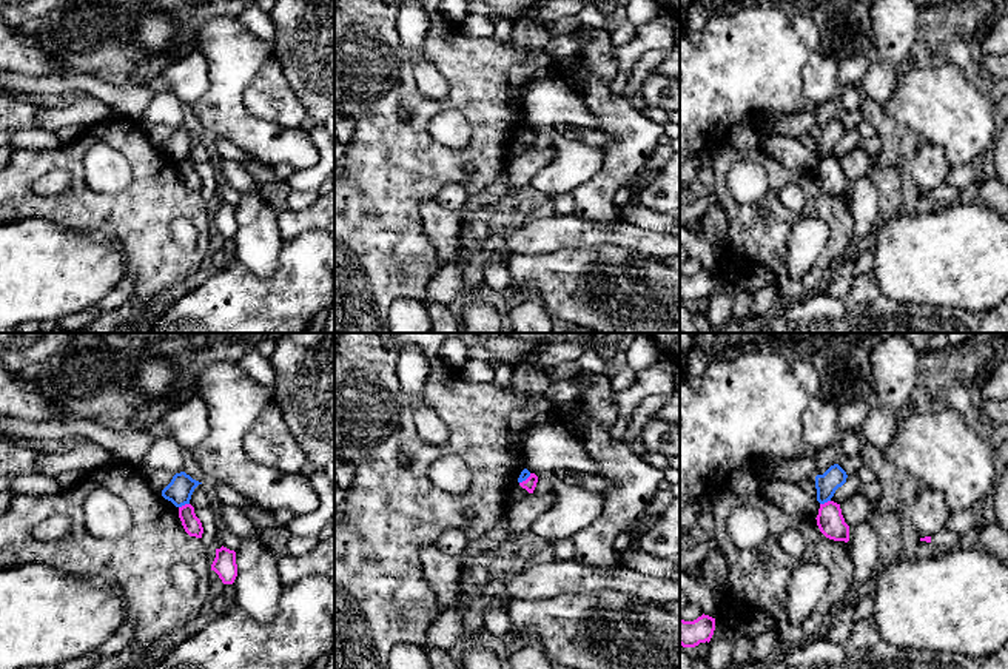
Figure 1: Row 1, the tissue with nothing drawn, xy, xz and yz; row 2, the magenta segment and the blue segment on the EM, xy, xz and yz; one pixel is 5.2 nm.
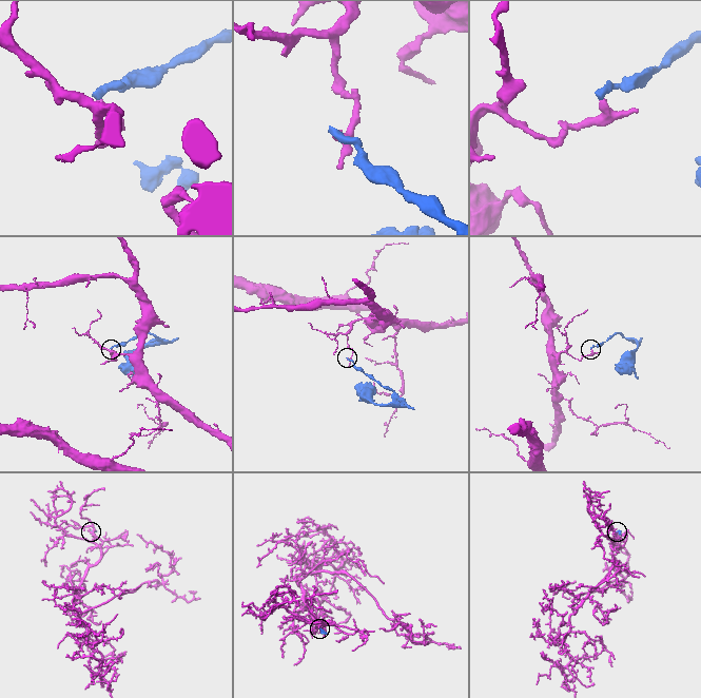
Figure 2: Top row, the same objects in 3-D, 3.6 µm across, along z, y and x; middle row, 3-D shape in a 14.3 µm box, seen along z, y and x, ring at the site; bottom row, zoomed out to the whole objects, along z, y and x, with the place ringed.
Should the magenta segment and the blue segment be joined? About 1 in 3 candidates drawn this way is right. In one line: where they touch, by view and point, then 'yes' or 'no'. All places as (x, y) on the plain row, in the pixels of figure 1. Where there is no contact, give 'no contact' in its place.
xy (185, 159) | no

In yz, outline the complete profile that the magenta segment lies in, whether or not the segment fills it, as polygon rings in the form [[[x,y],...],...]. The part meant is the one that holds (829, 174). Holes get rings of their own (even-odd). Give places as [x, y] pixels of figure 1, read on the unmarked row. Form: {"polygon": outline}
{"polygon": [[[828,156],[820,159],[817,170],[817,180],[820,187],[834,196],[849,196],[849,180],[845,177],[840,159]]]}

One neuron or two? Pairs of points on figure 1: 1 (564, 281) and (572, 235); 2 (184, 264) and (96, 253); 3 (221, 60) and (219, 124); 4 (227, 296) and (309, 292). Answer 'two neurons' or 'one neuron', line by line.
1: two neurons
2: two neurons
3: one neuron
4: one neuron

